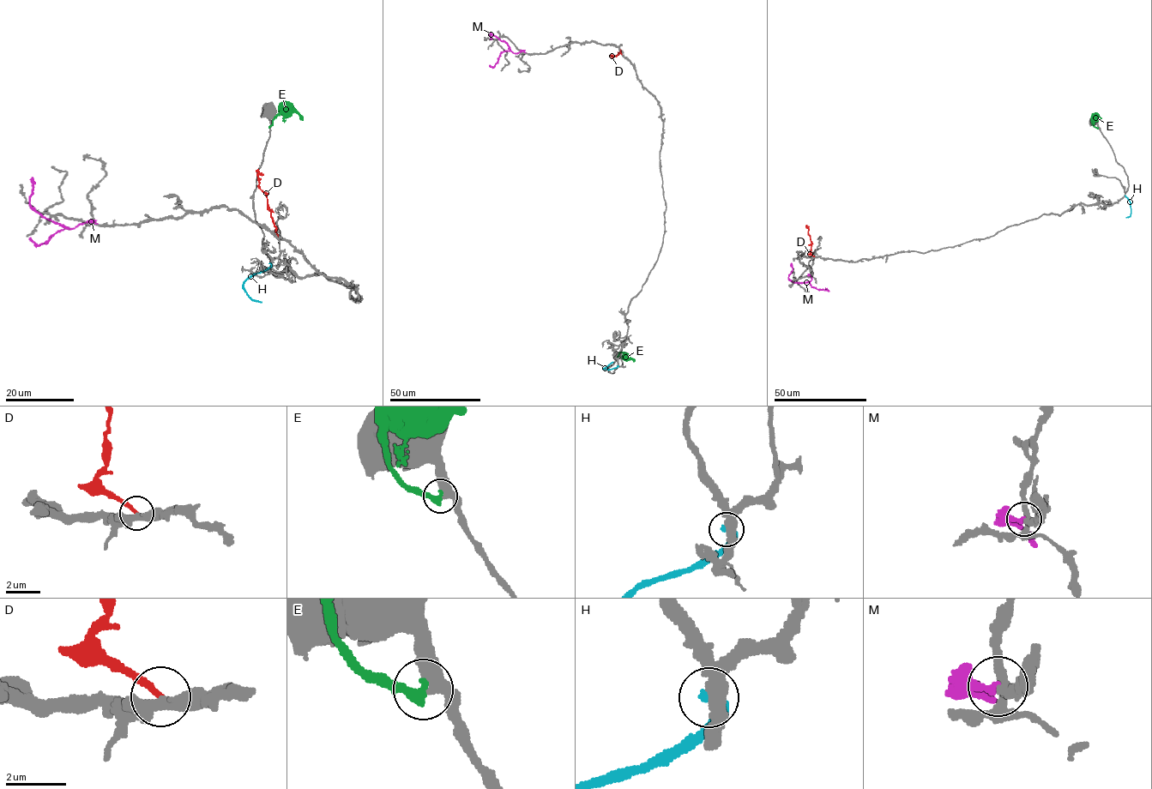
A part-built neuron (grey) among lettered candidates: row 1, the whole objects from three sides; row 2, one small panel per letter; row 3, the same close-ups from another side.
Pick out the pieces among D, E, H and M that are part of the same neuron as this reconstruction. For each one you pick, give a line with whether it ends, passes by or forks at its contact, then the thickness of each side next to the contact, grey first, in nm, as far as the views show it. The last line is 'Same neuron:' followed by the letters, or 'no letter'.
Same neuron: no letter

